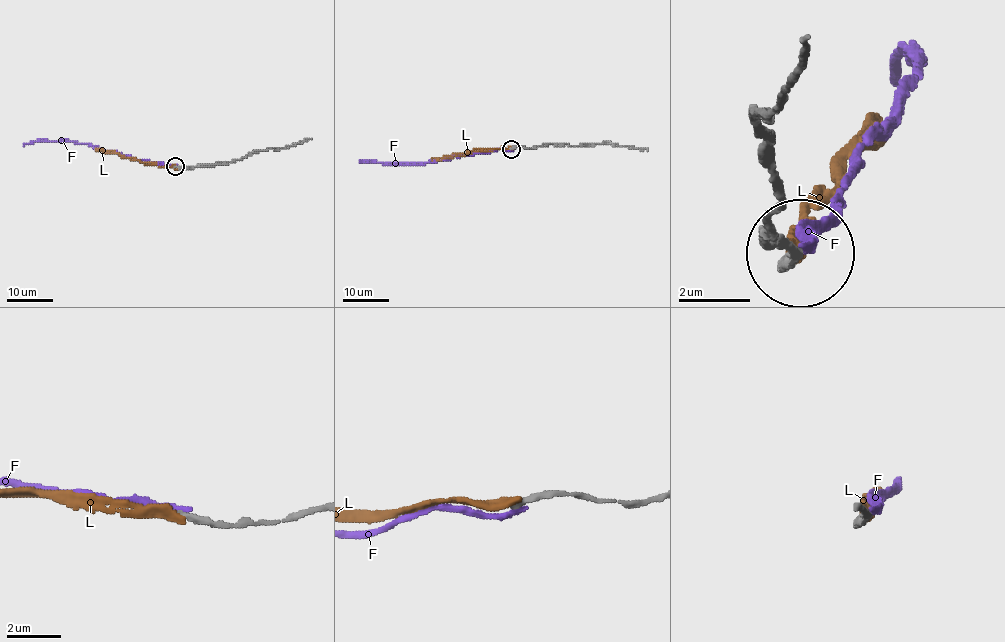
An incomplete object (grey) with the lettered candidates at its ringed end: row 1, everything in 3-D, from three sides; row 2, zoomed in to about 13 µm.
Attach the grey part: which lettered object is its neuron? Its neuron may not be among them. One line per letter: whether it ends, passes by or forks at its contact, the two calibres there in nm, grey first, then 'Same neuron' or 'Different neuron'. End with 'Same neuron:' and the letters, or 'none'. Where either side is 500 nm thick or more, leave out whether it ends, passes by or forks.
F: It ends there. Thickness 260 nm (grey) against 240 nm. Different neuron
L: It ends there. Thickness 260 nm (grey) against 360 nm. Different neuron
Same neuron: none

